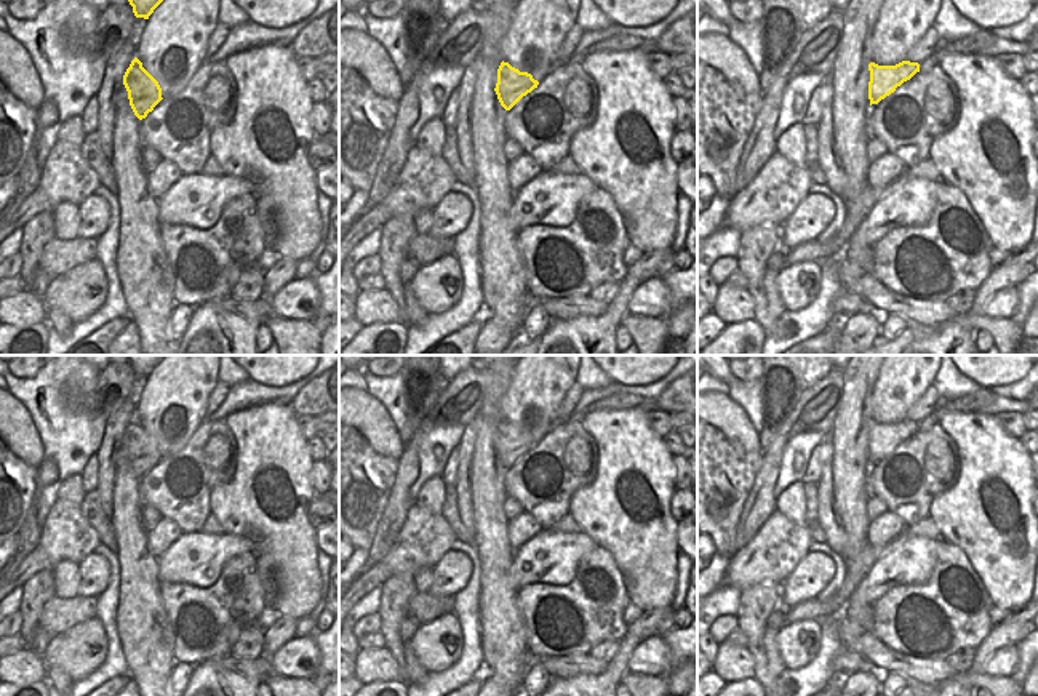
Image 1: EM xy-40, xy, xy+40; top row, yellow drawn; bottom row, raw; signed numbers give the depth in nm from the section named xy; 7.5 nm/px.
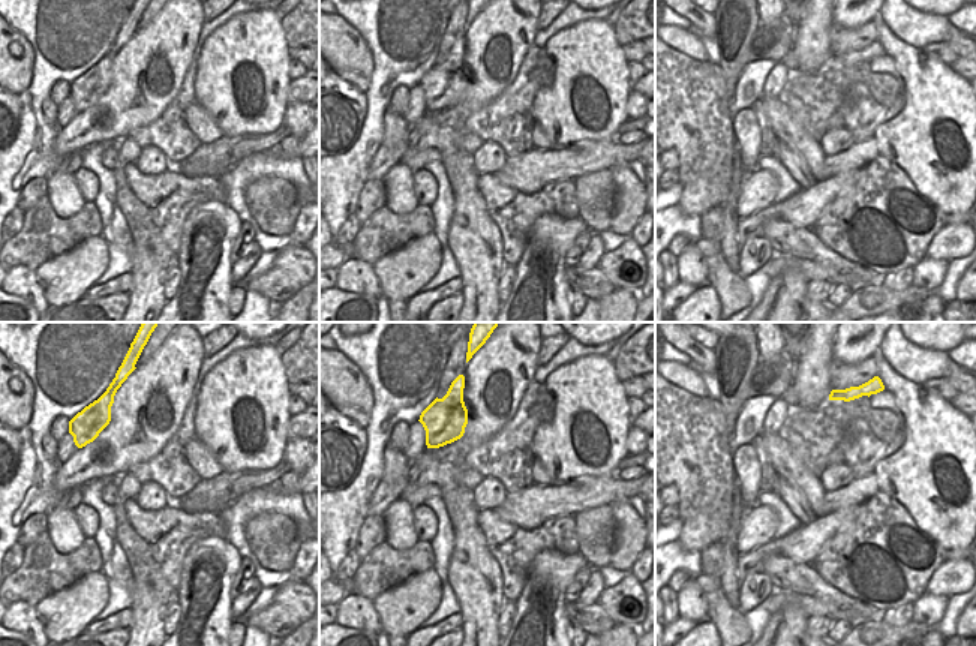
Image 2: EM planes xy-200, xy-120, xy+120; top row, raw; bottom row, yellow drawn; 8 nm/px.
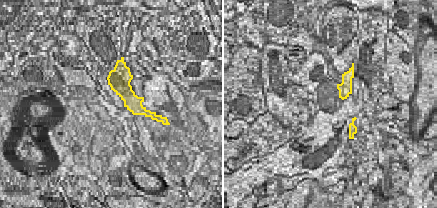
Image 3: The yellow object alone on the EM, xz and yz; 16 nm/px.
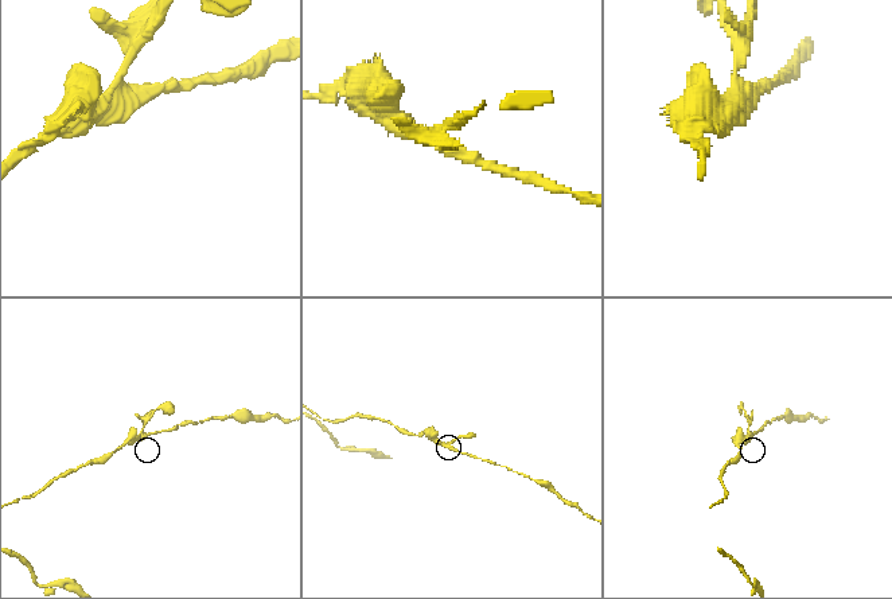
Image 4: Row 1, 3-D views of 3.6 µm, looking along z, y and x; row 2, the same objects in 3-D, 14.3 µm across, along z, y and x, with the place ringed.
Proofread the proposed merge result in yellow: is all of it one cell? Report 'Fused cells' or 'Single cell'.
Fused cells

